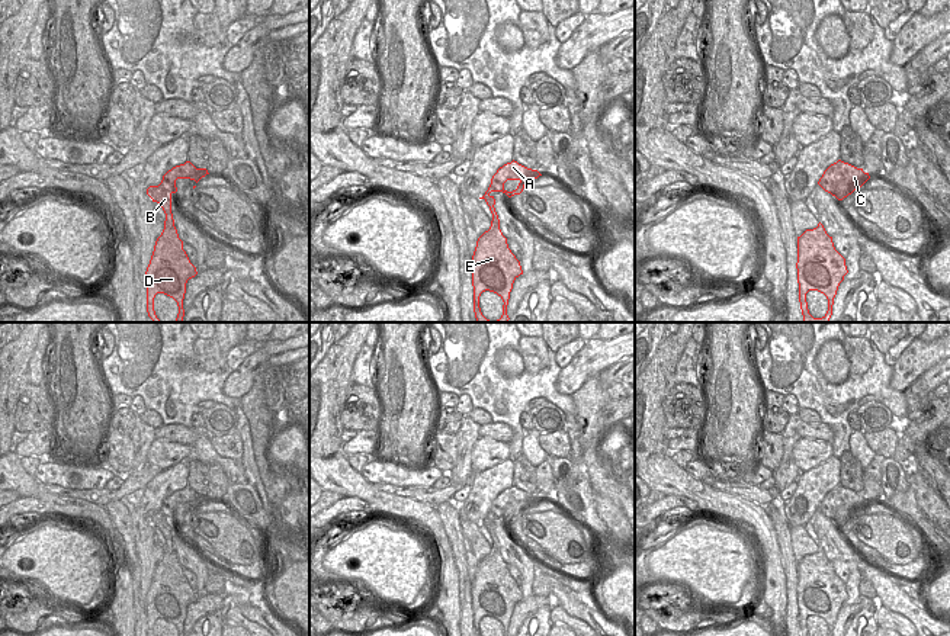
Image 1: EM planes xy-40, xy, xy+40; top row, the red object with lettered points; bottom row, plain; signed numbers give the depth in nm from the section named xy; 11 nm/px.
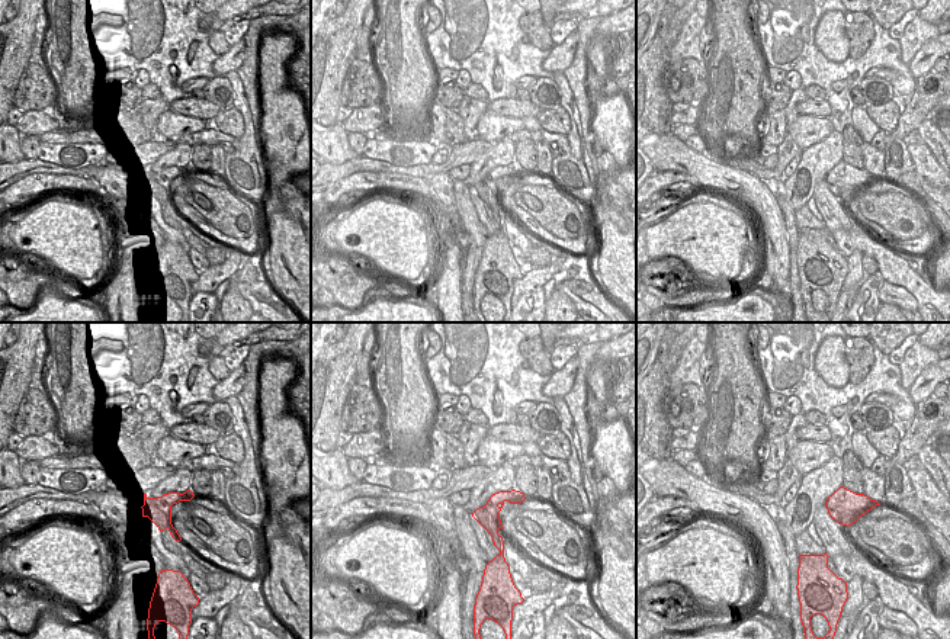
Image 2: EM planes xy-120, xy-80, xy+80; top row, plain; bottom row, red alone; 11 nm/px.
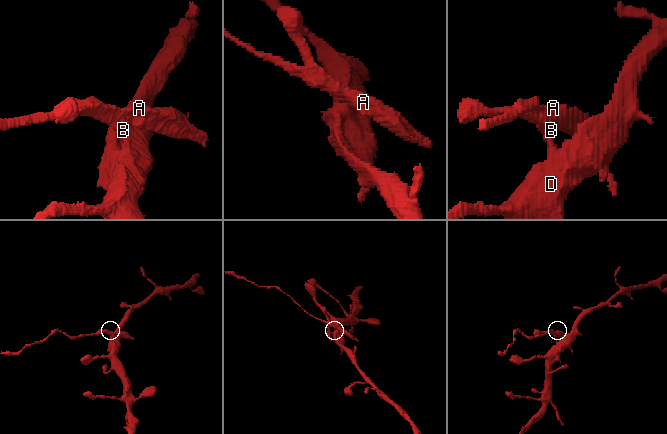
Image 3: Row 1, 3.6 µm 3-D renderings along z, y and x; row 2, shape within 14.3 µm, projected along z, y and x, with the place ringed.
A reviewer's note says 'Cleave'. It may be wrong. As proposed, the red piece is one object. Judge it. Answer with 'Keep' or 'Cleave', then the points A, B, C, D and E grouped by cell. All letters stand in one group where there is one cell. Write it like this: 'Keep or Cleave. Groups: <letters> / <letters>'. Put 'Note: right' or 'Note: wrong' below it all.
Cleave. Groups: A B C / D E
Note: right

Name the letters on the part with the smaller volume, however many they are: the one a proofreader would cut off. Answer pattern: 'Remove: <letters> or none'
Remove: A, B, C

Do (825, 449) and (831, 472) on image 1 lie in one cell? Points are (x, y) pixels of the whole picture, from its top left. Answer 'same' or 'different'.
different

